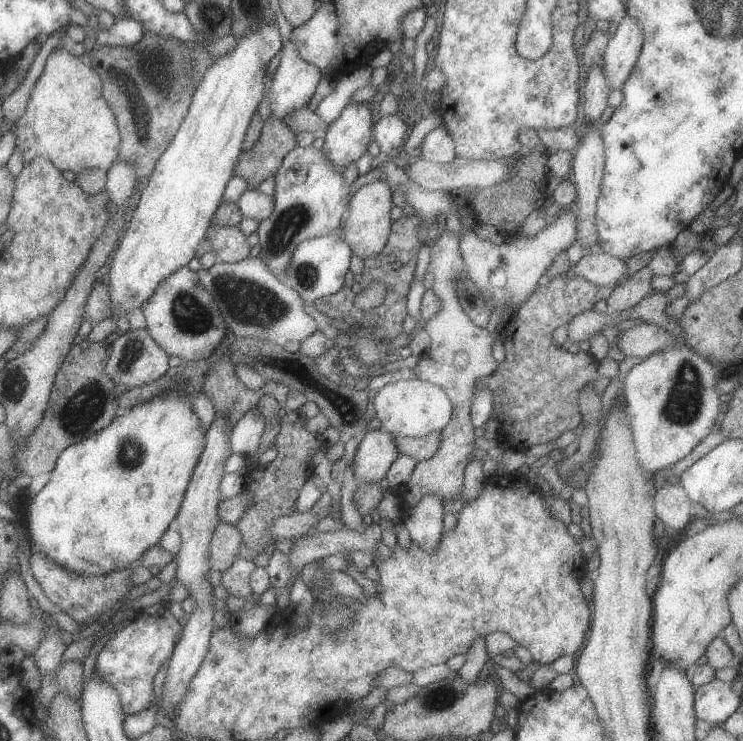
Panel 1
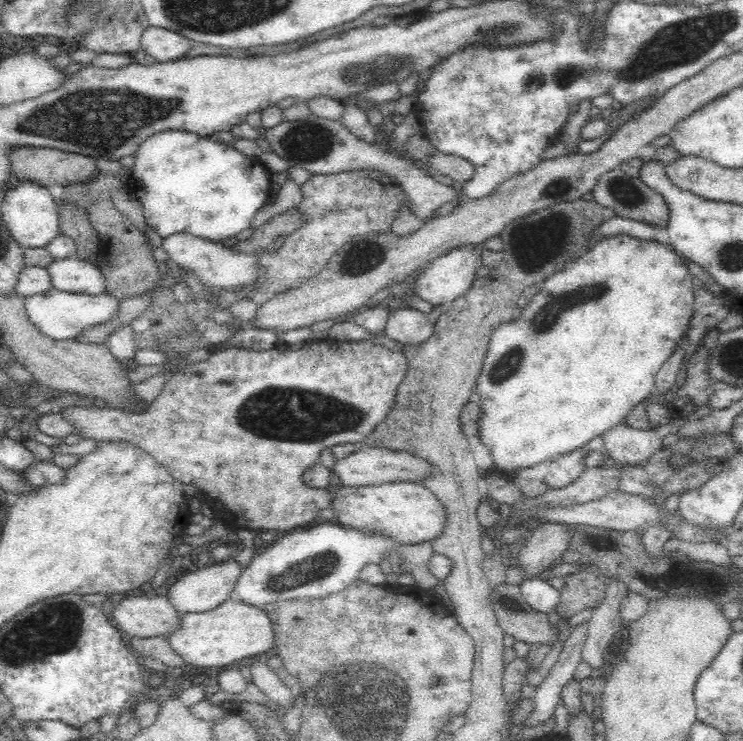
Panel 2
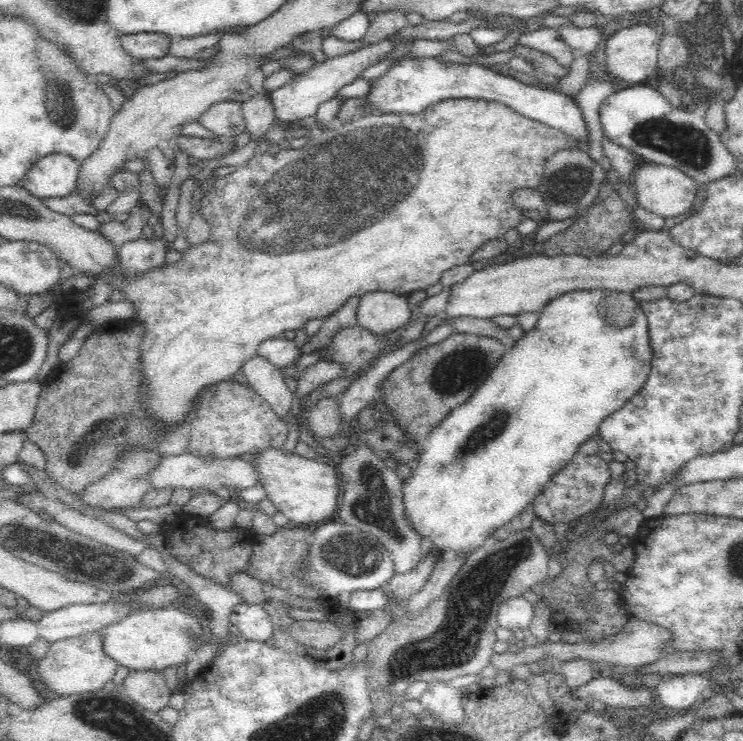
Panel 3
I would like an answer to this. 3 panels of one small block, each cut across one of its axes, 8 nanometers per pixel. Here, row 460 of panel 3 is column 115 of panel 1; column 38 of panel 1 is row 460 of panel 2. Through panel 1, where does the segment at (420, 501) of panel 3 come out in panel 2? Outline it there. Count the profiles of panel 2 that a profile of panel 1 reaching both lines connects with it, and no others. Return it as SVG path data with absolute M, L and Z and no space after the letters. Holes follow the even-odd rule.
M626 234L598 239L574 260L567 261L562 270L545 278L539 285L539 291L520 310L518 317L510 319L510 322L502 323L502 326L497 326L498 328L494 330L482 363L482 370L479 370L477 376L475 393L479 396L479 412L481 412L477 438L492 454L493 470L513 476L523 468L532 468L542 462L551 462L557 455L580 449L580 446L584 446L592 438L624 423L624 418L629 416L634 406L650 397L658 370L674 352L676 345L688 330L687 326L694 313L692 279L686 268L684 257L675 252L670 244L666 247L658 241L638 240Z

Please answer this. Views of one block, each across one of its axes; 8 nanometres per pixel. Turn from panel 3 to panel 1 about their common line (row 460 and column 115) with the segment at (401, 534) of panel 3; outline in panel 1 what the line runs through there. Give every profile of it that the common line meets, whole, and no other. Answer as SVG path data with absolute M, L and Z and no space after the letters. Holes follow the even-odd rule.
M130 329L119 338L116 338L108 348L109 357L105 366L106 374L115 384L124 384L130 388L141 387L158 380L169 369L169 354L151 337L145 329Z

